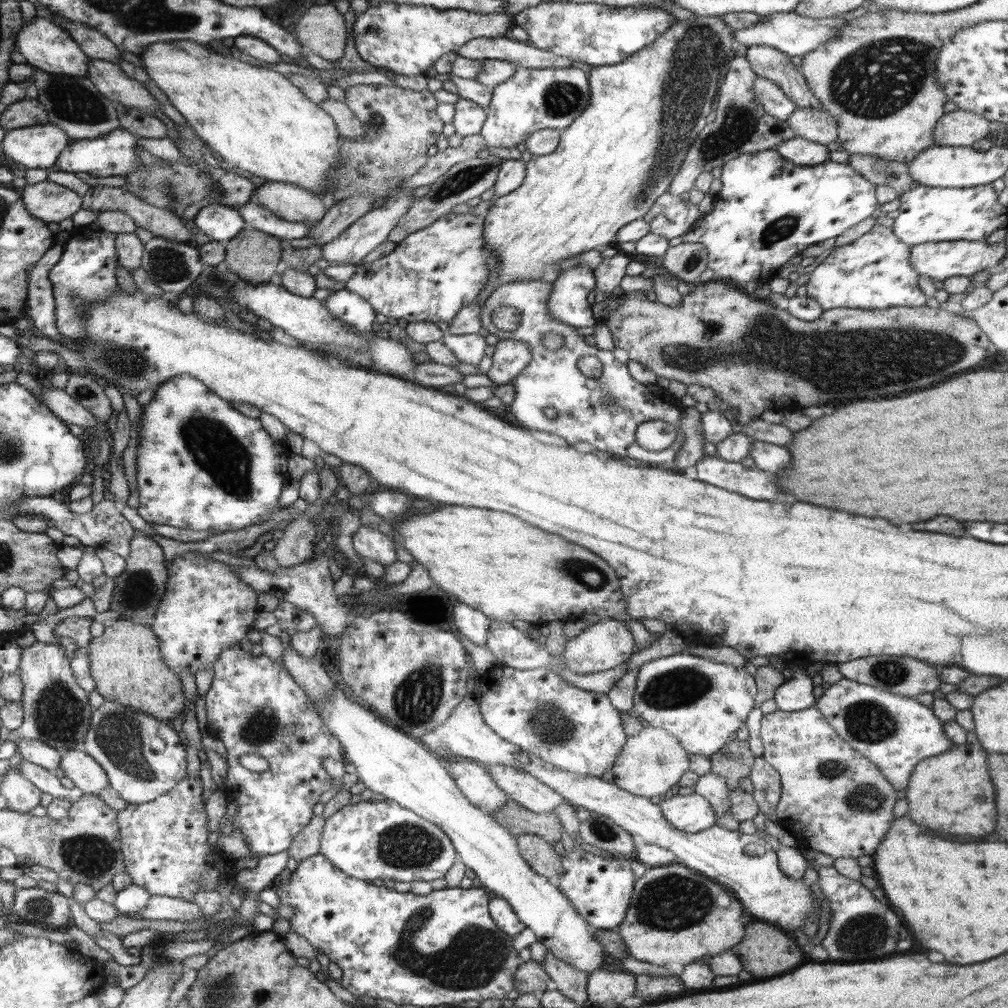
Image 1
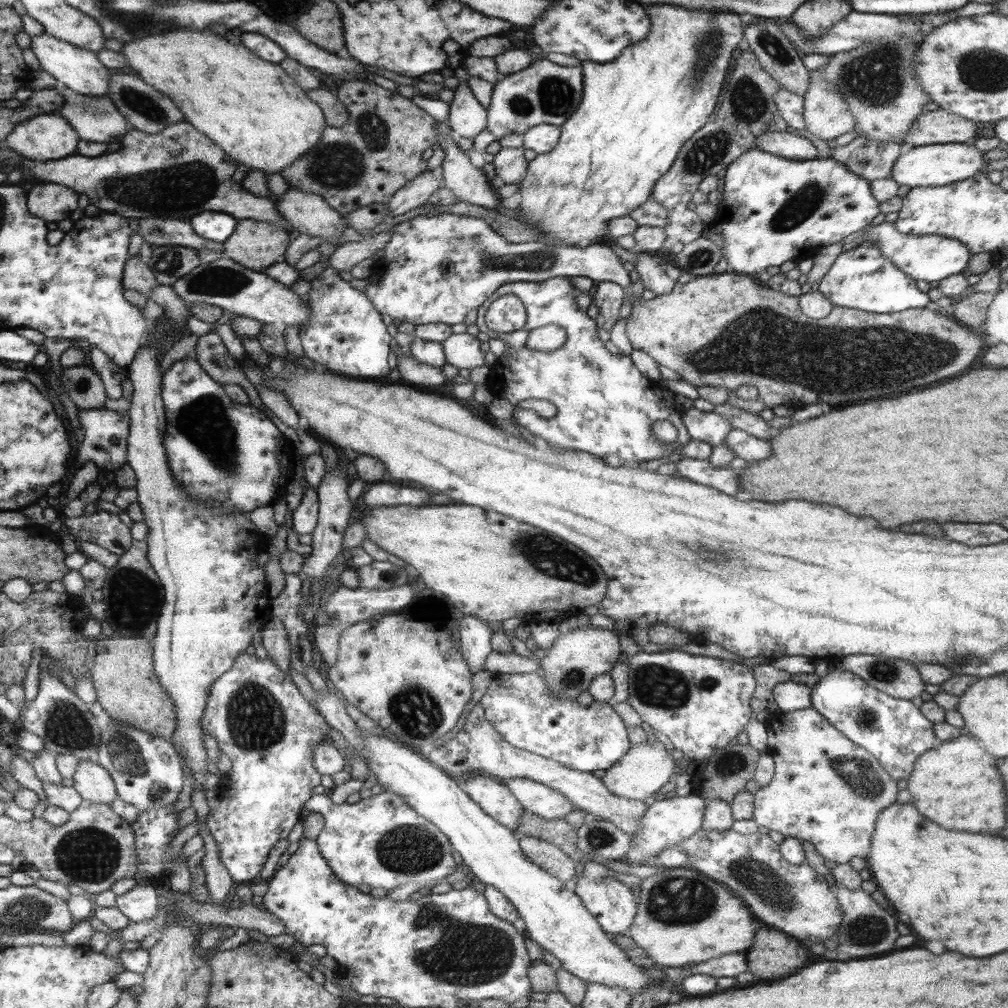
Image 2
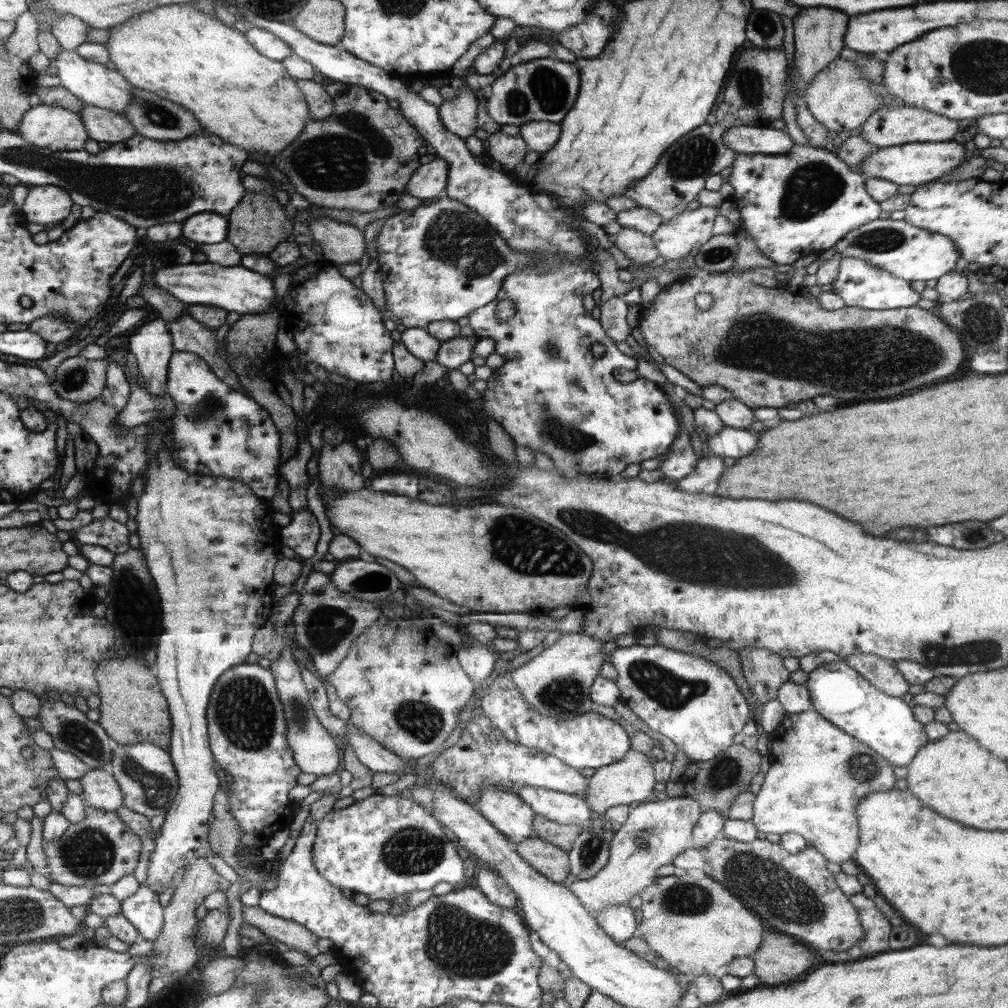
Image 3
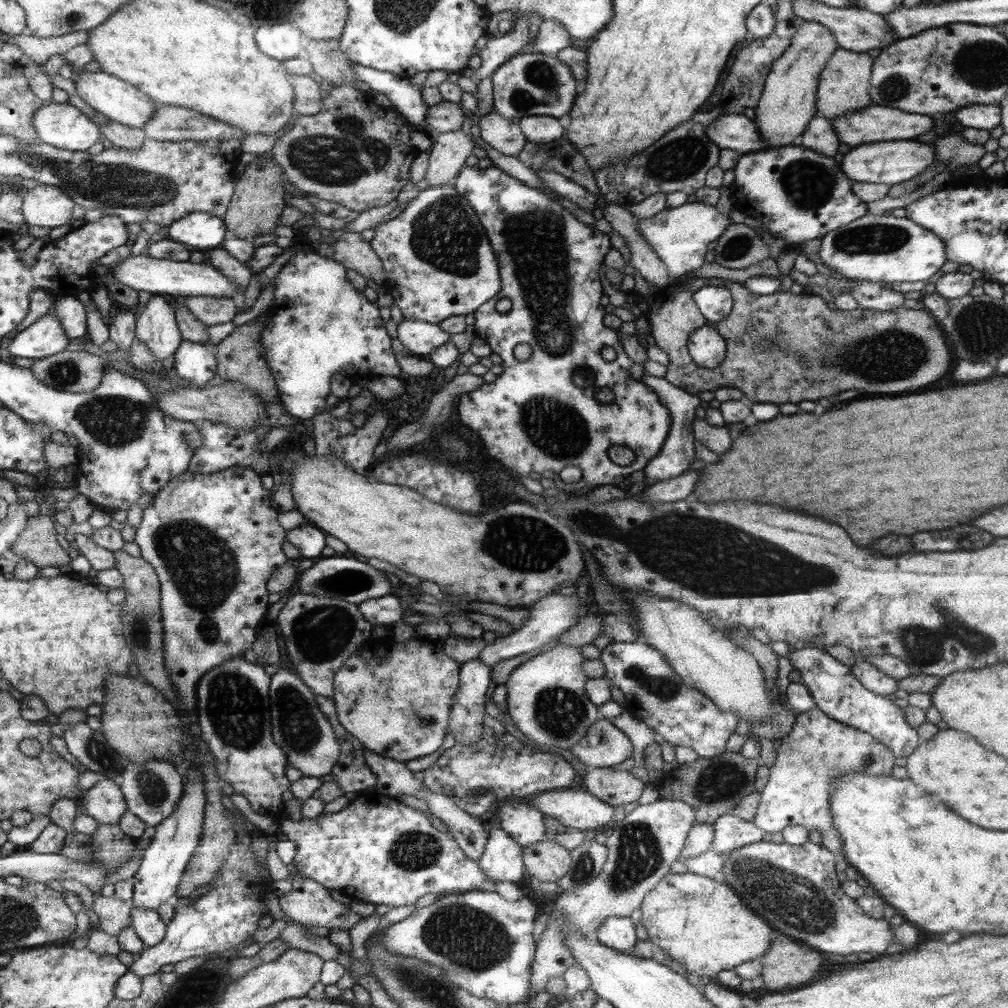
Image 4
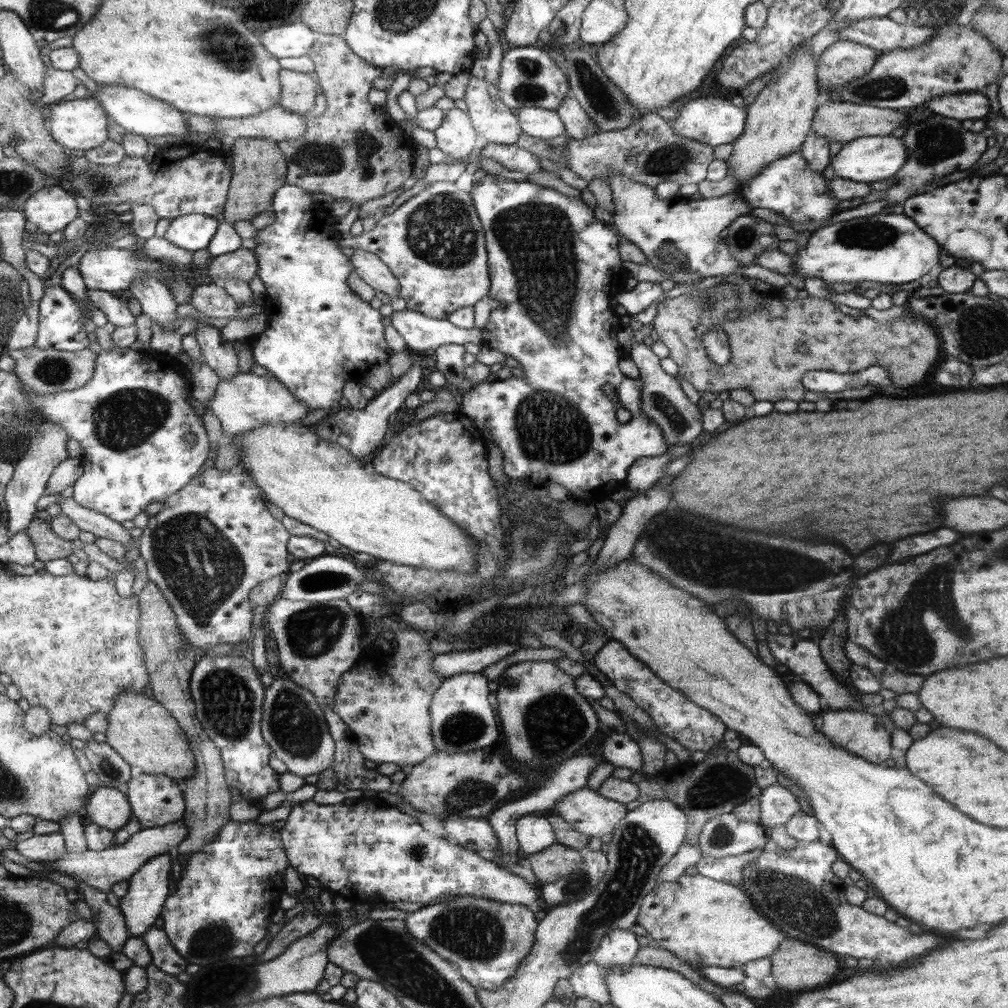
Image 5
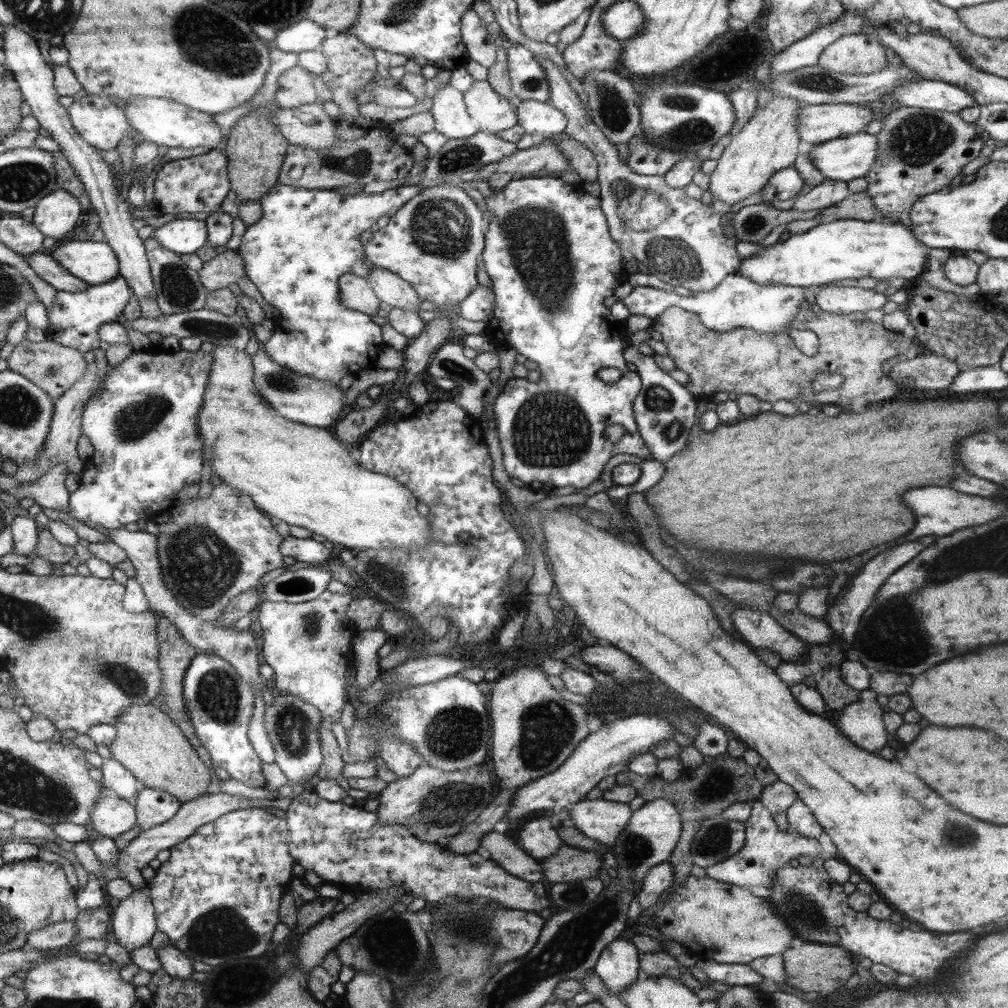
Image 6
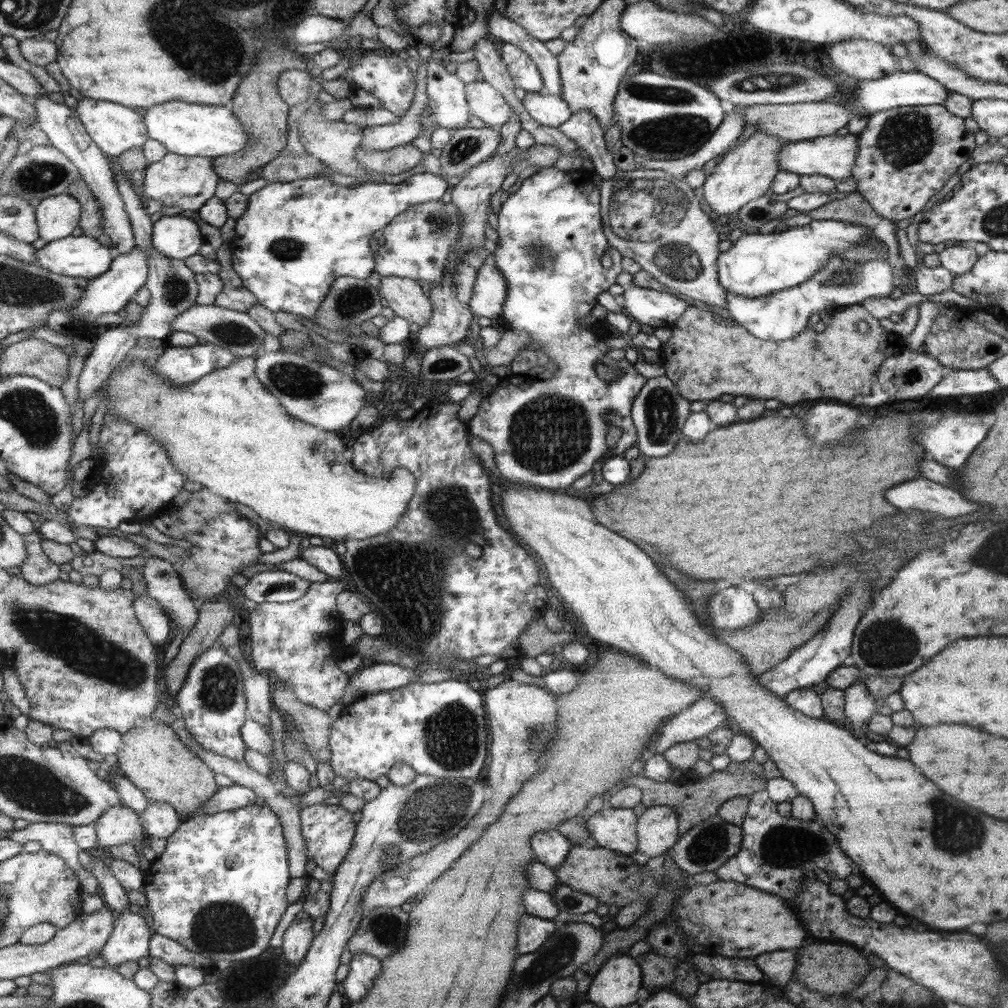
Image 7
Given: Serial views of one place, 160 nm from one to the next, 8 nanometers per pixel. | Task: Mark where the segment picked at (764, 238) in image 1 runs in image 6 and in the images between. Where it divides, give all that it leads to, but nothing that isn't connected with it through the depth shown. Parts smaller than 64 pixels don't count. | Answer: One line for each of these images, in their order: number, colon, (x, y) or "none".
2: (774, 209)
3: (803, 201)
4: (797, 194)
5: (787, 186)
6: (784, 185)

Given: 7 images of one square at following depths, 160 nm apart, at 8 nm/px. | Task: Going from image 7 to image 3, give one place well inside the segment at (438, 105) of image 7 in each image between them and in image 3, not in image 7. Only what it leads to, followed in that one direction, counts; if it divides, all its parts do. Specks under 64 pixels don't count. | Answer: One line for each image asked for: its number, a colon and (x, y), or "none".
3: (428, 182)
4: (447, 156)
5: (456, 136)
6: (449, 110)

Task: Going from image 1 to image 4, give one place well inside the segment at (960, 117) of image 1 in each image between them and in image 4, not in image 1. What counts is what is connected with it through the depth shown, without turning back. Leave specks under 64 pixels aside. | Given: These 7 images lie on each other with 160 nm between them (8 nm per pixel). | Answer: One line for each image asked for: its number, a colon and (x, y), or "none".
2: (940, 126)
3: (890, 126)
4: (874, 123)

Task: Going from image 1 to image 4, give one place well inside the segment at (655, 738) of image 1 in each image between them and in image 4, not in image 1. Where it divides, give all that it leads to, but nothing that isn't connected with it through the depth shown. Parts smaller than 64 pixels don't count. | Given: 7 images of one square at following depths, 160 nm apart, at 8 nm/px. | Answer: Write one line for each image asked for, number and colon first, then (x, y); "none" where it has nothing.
2: (645, 768)
3: (631, 779)
4: (618, 788)

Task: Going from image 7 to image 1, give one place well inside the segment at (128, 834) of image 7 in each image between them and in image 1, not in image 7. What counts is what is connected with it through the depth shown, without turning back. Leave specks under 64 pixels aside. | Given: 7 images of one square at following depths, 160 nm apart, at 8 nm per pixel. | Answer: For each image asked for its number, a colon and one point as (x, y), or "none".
1: (85, 771)
2: (94, 783)
3: (101, 790)
4: (104, 802)
5: (108, 807)
6: (113, 816)

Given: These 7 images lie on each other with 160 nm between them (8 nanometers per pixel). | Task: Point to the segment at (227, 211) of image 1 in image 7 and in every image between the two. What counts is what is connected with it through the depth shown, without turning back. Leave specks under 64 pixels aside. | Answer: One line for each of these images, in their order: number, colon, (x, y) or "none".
2: (217, 226)
3: (207, 228)
4: (200, 230)
5: (191, 233)
6: (183, 237)
7: (177, 237)

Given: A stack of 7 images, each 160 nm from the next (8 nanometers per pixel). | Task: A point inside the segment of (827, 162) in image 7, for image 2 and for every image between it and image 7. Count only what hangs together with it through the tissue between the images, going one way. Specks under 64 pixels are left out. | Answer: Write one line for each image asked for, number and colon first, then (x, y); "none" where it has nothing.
2: (932, 165)
3: (914, 163)
4: (891, 162)
5: (868, 159)
6: (846, 158)

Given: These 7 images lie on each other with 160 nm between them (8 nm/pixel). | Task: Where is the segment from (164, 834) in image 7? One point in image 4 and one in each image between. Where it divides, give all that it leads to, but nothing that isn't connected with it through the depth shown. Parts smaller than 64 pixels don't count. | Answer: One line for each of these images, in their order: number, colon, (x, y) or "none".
4: (152, 789)
5: (156, 800)
6: (155, 807)

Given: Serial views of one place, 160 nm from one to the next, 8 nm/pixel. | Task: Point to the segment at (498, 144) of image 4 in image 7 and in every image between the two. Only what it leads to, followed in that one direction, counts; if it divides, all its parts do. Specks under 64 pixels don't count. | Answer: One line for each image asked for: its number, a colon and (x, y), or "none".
5: (493, 118)
6: (493, 112)
7: (485, 101)

